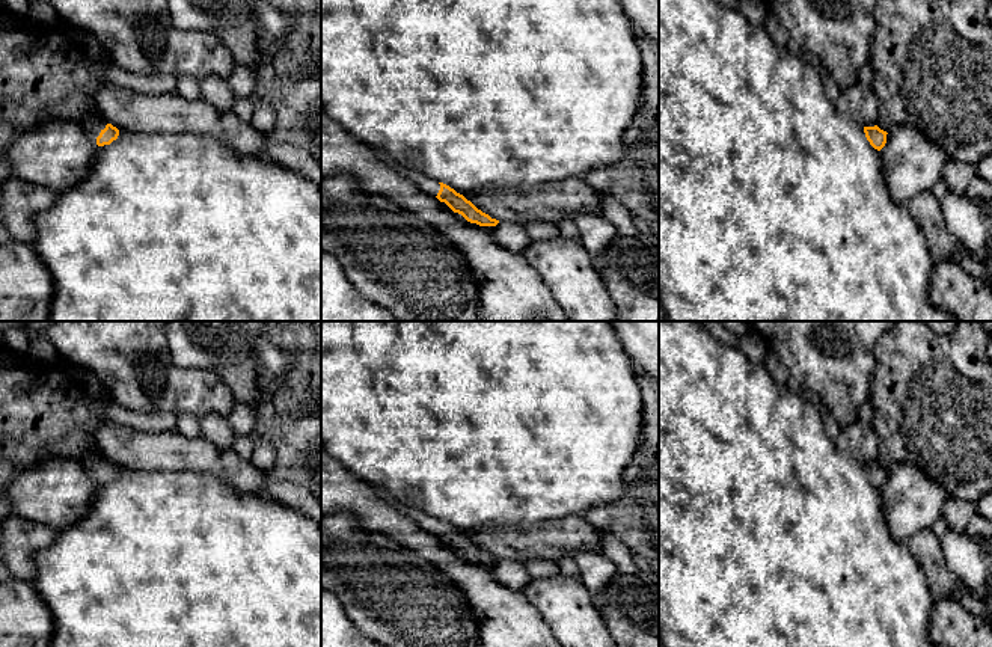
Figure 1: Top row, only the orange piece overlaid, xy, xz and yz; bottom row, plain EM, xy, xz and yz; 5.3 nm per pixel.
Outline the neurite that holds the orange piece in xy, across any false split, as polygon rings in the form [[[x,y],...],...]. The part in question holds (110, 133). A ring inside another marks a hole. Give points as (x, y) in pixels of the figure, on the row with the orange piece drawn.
[[[87,115],[78,122],[98,146],[110,145],[119,136],[119,130],[98,115]]]

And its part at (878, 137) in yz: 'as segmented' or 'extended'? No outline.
as segmented

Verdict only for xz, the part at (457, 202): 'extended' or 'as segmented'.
extended

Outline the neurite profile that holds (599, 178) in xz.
[[[596,167],[596,169],[586,172],[582,176],[582,181],[585,181],[594,190],[609,192],[609,189],[611,189],[611,175],[608,173],[608,170],[605,167]]]

